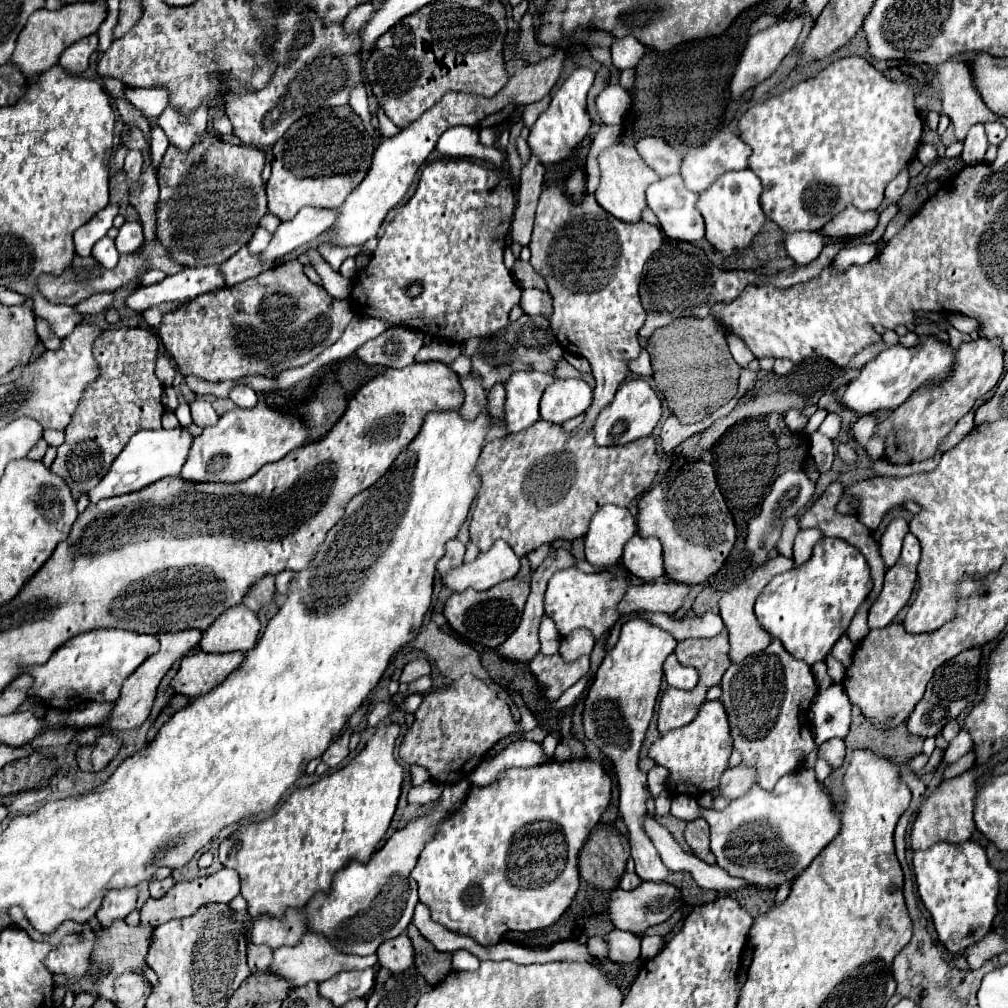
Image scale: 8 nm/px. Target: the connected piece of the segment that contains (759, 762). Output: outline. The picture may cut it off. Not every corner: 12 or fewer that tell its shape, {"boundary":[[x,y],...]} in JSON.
{"boundary":[[780,640],[730,664],[732,748],[772,790],[816,748],[808,664]]}

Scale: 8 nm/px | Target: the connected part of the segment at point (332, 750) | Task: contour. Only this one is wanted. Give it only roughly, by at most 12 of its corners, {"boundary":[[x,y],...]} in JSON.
{"boundary":[[348,736],[338,738],[322,754],[328,766],[348,756]]}

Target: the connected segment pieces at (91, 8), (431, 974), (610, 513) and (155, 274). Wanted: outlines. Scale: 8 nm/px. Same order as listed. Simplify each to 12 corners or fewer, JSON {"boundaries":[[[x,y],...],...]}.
{"boundaries":[[[96,2],[36,10],[12,62],[24,76],[58,64],[108,10]],[[414,924],[406,930],[417,970],[429,984],[451,971],[452,954],[438,952]],[[602,506],[584,538],[586,560],[614,566],[636,534],[628,508]],[[146,270],[140,276],[140,286],[158,284],[166,274],[162,270]]]}

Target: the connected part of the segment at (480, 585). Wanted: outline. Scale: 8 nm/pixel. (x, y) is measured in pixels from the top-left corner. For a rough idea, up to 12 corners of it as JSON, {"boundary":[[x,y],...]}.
{"boundary":[[504,540],[442,576],[450,592],[514,578],[520,558]]}

